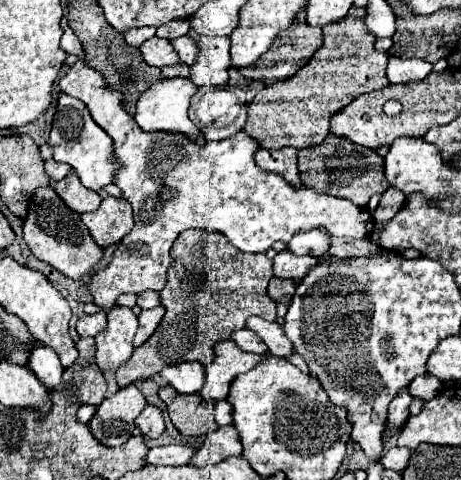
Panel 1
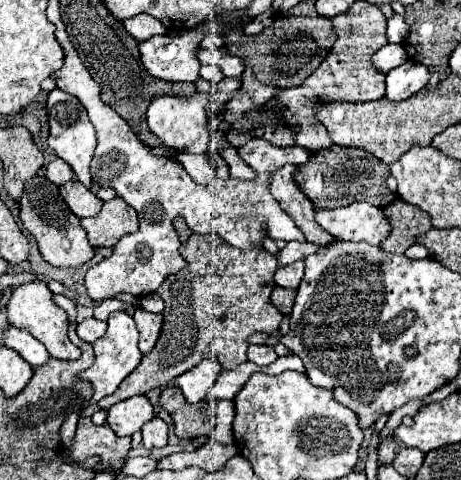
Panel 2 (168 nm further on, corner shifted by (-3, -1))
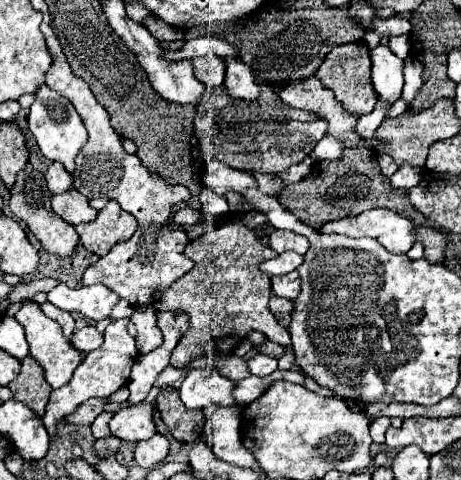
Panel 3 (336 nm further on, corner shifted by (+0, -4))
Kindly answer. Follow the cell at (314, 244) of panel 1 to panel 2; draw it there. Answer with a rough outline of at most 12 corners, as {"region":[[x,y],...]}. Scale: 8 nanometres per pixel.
{"region":[[287,242],[279,264],[287,266],[317,252],[313,242]]}

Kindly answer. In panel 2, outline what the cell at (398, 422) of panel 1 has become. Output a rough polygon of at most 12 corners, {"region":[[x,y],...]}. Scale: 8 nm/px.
{"region":[[393,436],[381,438],[379,464],[393,462],[395,440]]}

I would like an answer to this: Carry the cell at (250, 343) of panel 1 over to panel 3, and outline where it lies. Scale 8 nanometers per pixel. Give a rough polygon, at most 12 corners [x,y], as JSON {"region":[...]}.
{"region":[[254,355],[248,361],[250,373],[266,377],[278,369],[268,355]]}

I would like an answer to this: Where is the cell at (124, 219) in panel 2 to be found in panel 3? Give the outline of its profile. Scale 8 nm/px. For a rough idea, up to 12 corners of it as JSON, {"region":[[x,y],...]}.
{"region":[[116,201],[76,227],[86,251],[104,257],[128,241],[136,219]]}

